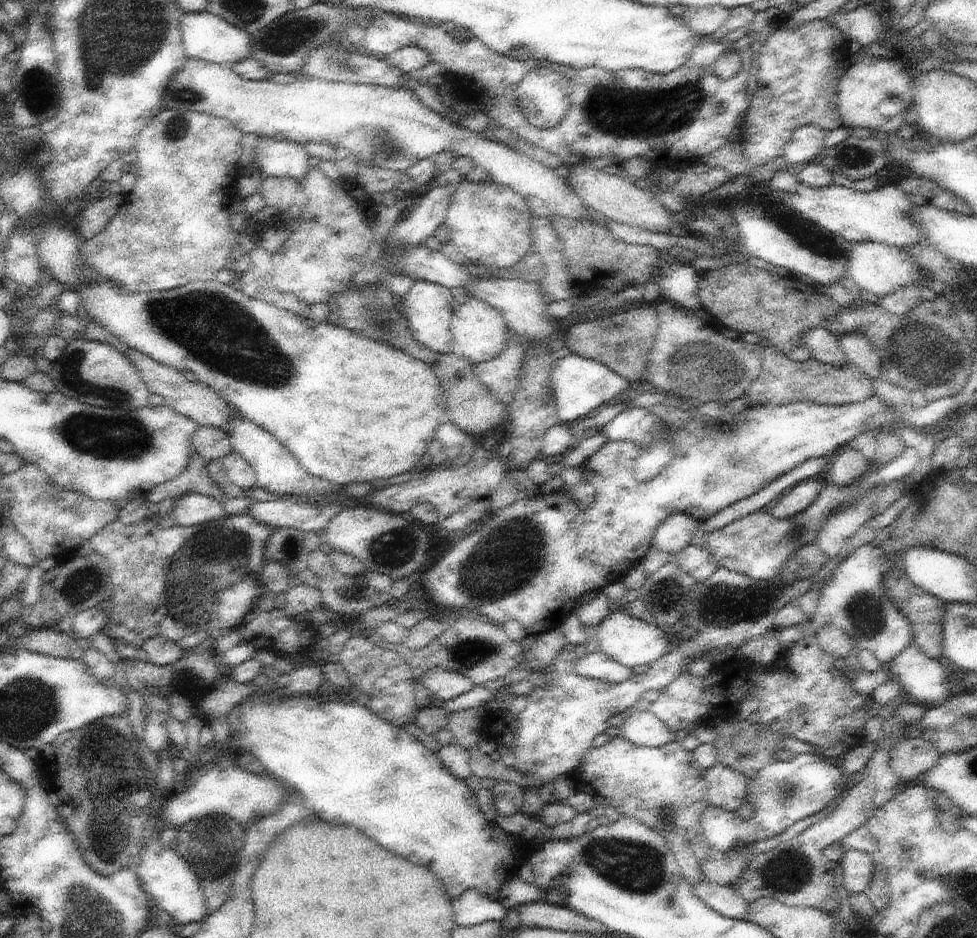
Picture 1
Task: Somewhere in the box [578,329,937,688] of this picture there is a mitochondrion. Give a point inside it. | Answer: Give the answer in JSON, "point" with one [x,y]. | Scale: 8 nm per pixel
{"point":[706,367]}

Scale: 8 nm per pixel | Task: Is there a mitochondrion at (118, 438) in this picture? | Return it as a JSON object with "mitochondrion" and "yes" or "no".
{"mitochondrion":"yes"}

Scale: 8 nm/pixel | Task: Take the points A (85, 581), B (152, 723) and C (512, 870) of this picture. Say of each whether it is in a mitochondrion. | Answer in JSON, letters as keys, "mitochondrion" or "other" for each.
{"A":"mitochondrion","B":"other","C":"other"}

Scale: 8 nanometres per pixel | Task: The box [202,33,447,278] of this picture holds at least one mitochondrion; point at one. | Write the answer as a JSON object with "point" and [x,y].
{"point":[393,147]}

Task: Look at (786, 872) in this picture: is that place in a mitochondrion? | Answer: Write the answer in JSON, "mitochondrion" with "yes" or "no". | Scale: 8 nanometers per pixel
{"mitochondrion":"yes"}

